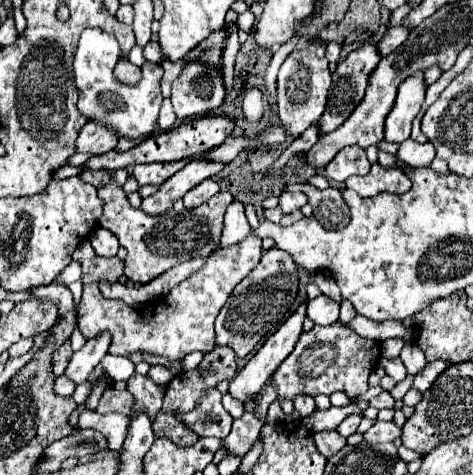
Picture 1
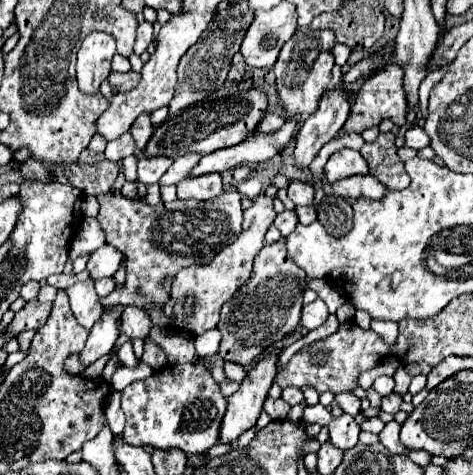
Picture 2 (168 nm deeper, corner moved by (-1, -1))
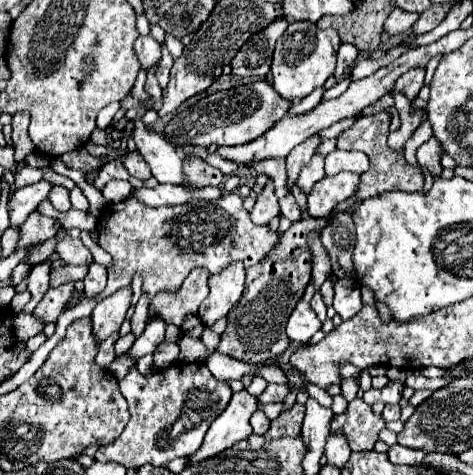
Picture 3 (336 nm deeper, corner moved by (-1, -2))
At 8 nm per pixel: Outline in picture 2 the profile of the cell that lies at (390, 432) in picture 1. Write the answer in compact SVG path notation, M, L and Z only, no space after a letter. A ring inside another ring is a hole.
M396 421L386 423L386 427L382 429L382 433L378 437L380 437L380 443L384 447L388 447L392 453L398 453L398 455L406 453L406 447L400 441L400 423L396 423Z

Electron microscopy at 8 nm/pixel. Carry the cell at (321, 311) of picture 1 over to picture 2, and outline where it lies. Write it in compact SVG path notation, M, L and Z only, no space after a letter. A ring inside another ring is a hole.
M316 299L314 303L302 307L302 319L300 319L300 325L312 331L312 329L320 327L320 325L328 319L328 315L330 315L330 313L328 313L326 303L324 303L322 299Z

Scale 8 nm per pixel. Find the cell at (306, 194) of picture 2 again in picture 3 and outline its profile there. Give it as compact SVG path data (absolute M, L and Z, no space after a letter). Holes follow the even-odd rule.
M318 152L312 156L312 160L302 168L300 178L296 182L296 186L300 186L306 194L312 190L312 186L324 178L324 156L320 156Z

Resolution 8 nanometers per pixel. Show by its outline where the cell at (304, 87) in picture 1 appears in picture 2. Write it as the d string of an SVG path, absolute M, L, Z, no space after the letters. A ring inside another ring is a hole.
M324 29L324 31L296 31L290 41L284 43L280 57L274 65L276 73L276 87L278 95L282 101L282 107L286 115L312 115L316 113L316 107L320 103L320 97L330 85L330 71L334 67L334 57L332 57L332 47L336 39L334 33Z

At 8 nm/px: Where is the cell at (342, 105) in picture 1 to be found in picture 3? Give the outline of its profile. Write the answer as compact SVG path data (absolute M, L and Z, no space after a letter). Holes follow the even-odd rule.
M310 136L308 140L304 140L302 144L298 144L288 156L286 156L286 176L288 176L288 190L296 184L296 176L300 174L302 166L312 158L312 154L316 152L320 140L316 136Z

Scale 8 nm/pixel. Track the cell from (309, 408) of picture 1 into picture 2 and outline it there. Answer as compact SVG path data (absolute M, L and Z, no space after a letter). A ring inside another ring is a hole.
M288 387L288 389L284 389L284 391L282 391L282 399L284 399L288 405L292 405L292 407L304 403L304 395L302 395L302 391L296 389L296 387Z

